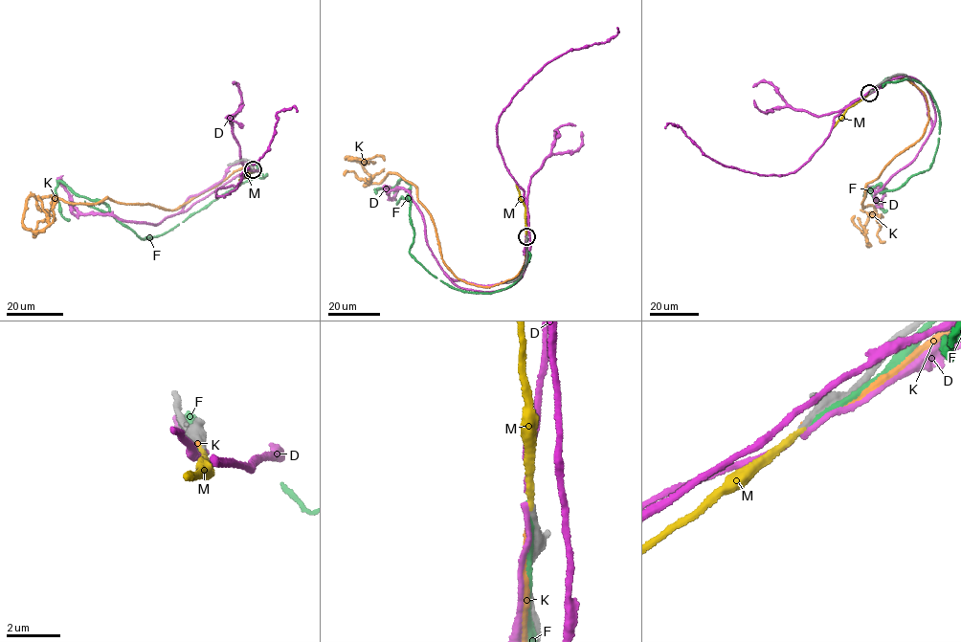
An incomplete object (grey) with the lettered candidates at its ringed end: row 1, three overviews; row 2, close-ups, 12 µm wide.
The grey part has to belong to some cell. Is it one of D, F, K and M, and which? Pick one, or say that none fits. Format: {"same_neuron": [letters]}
{"same_neuron": ["M"]}

